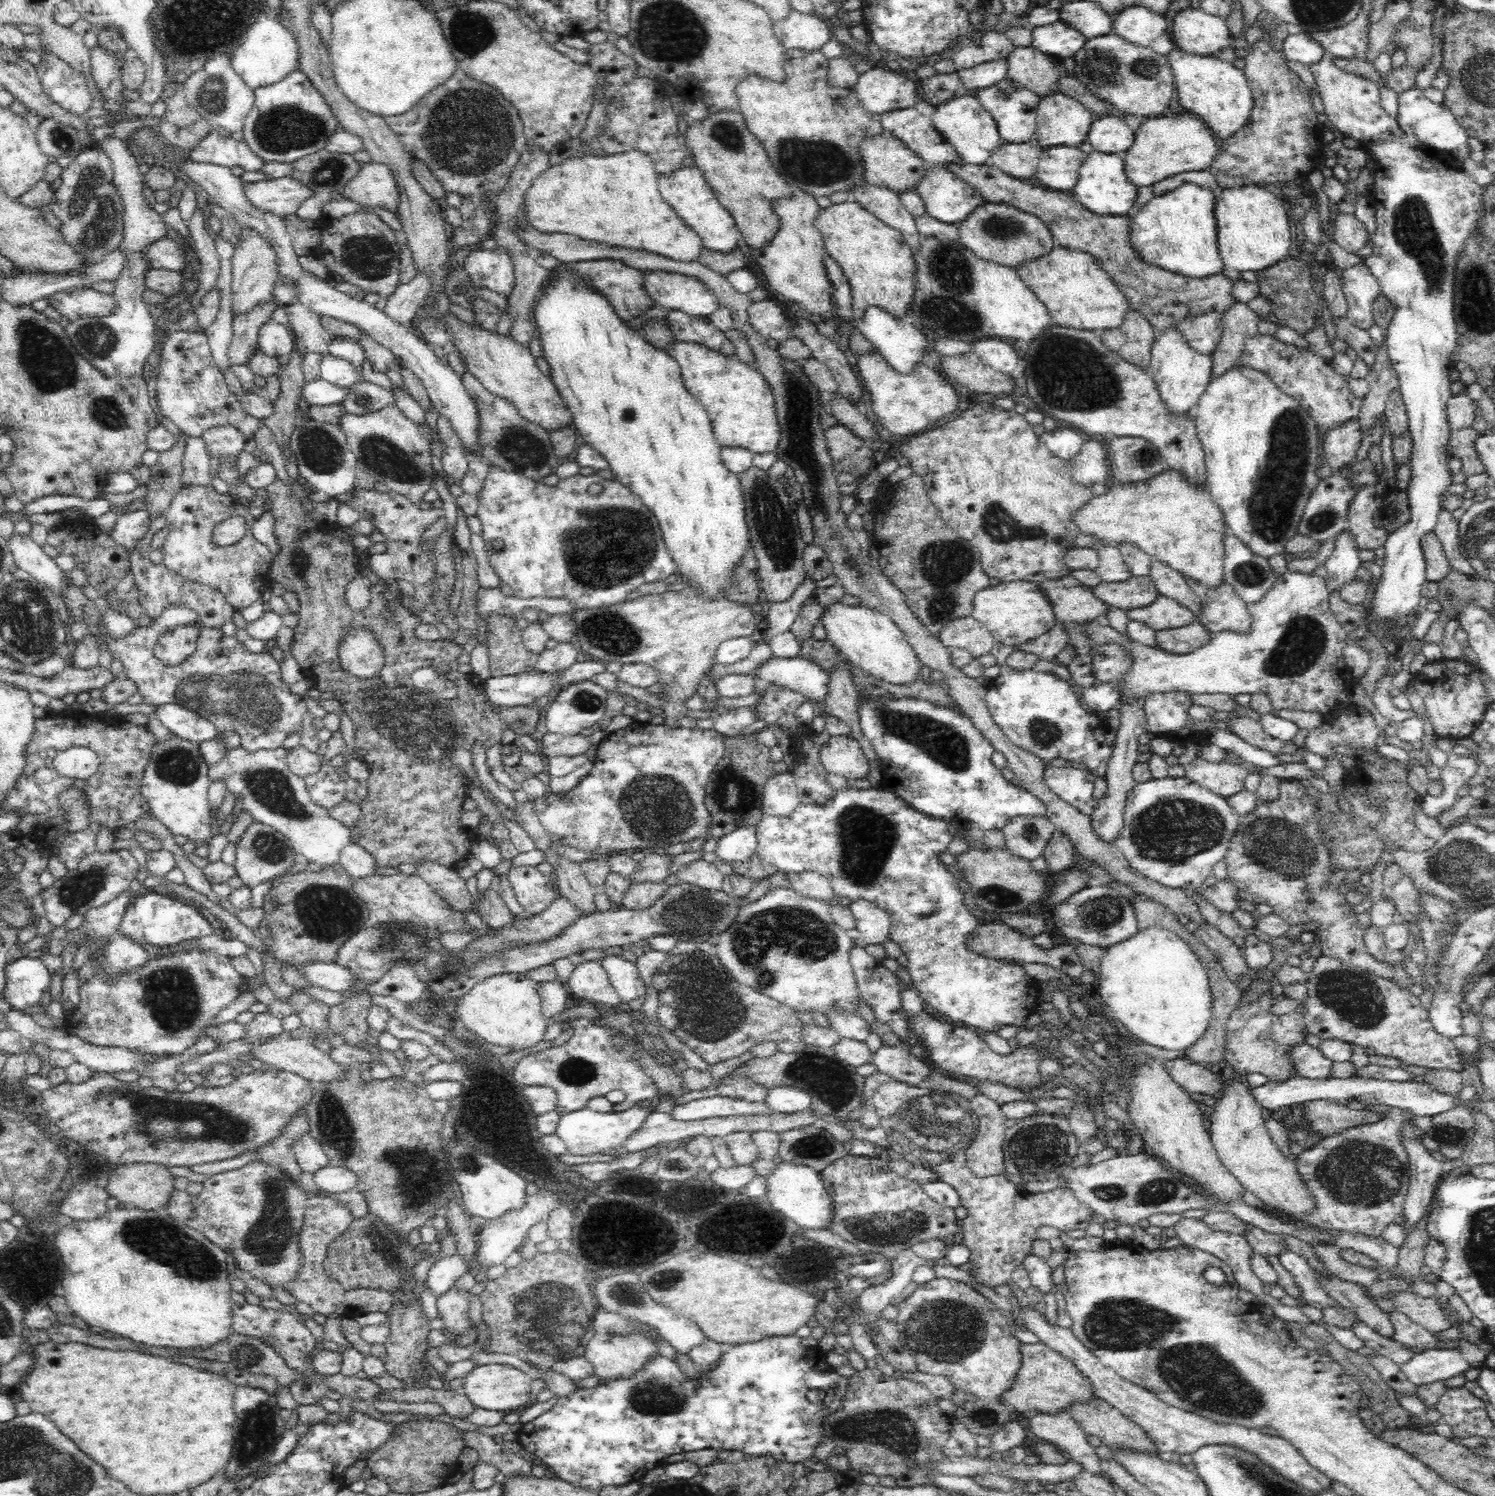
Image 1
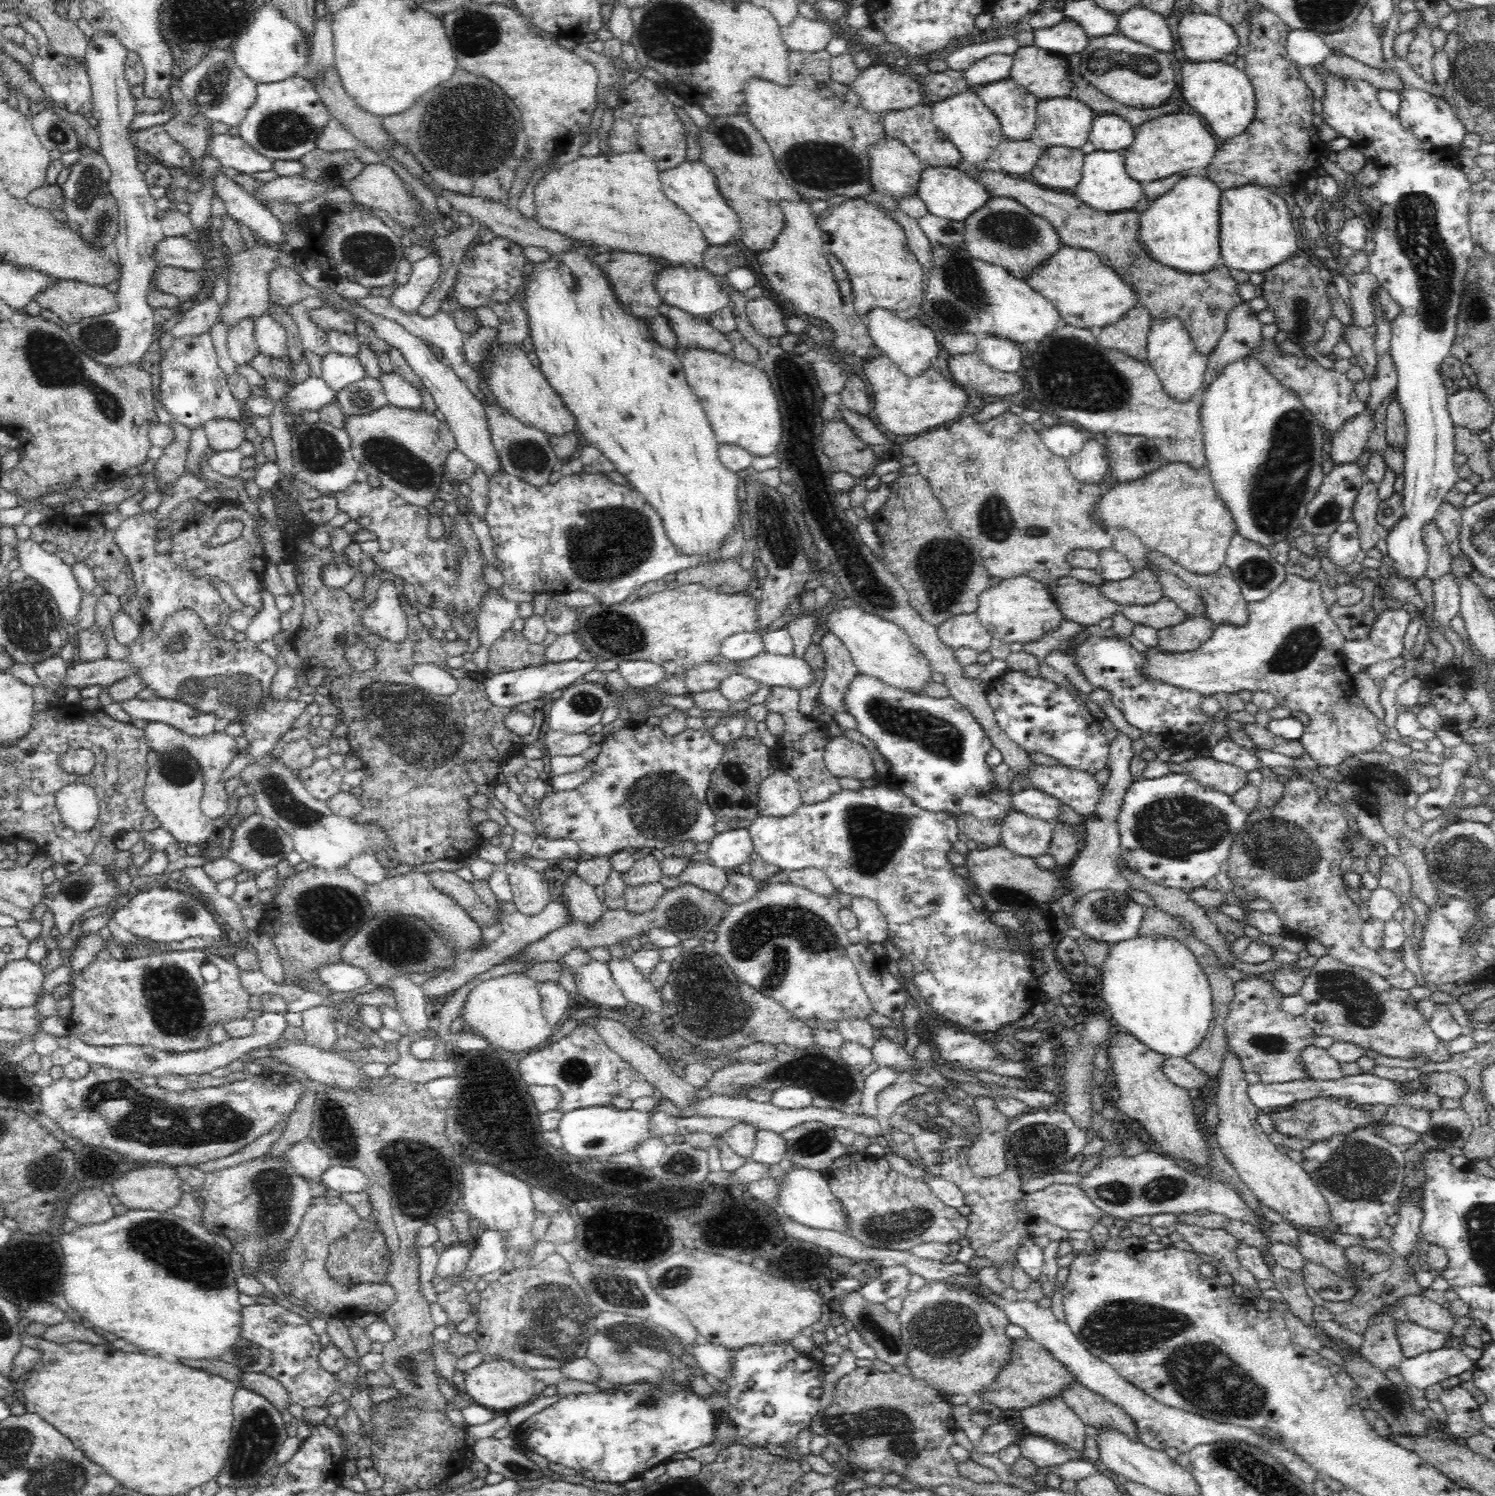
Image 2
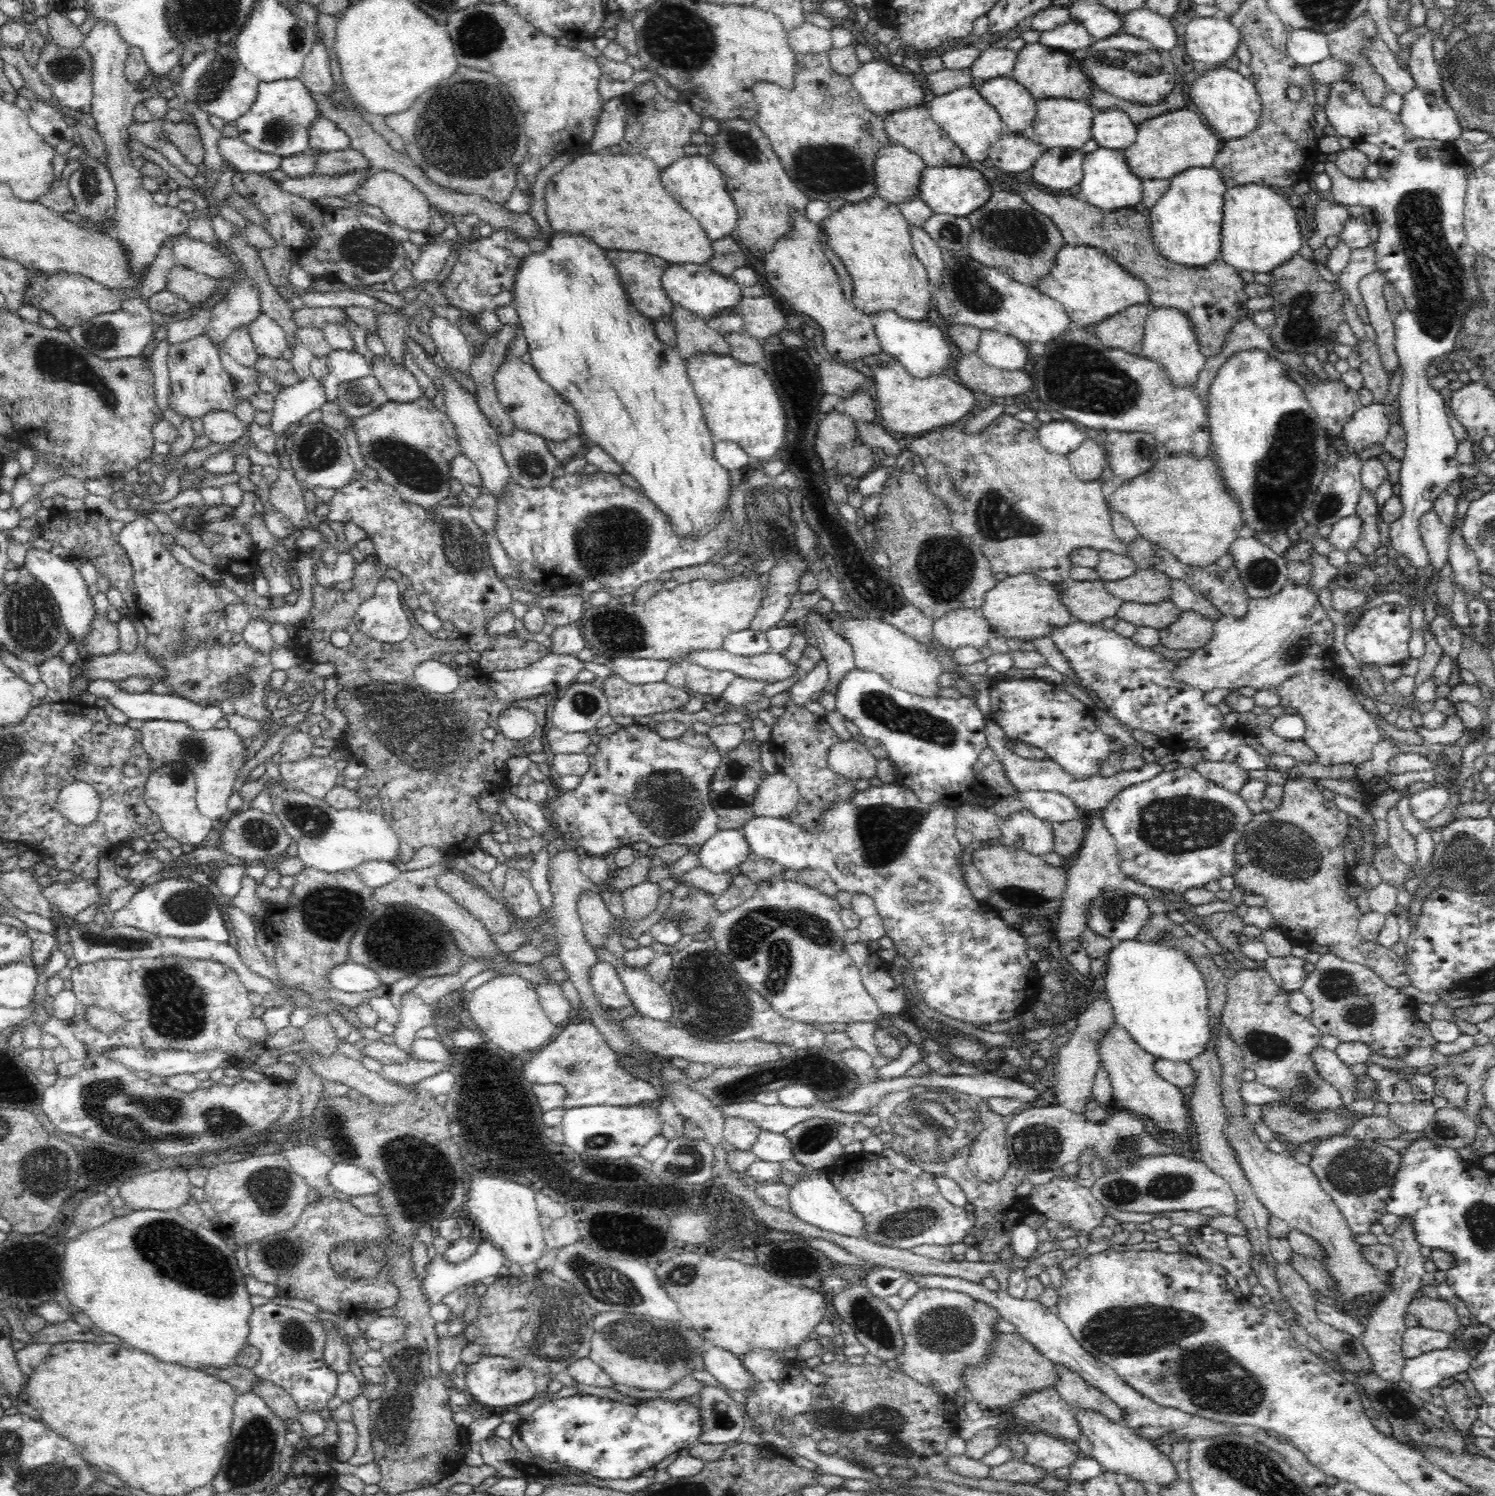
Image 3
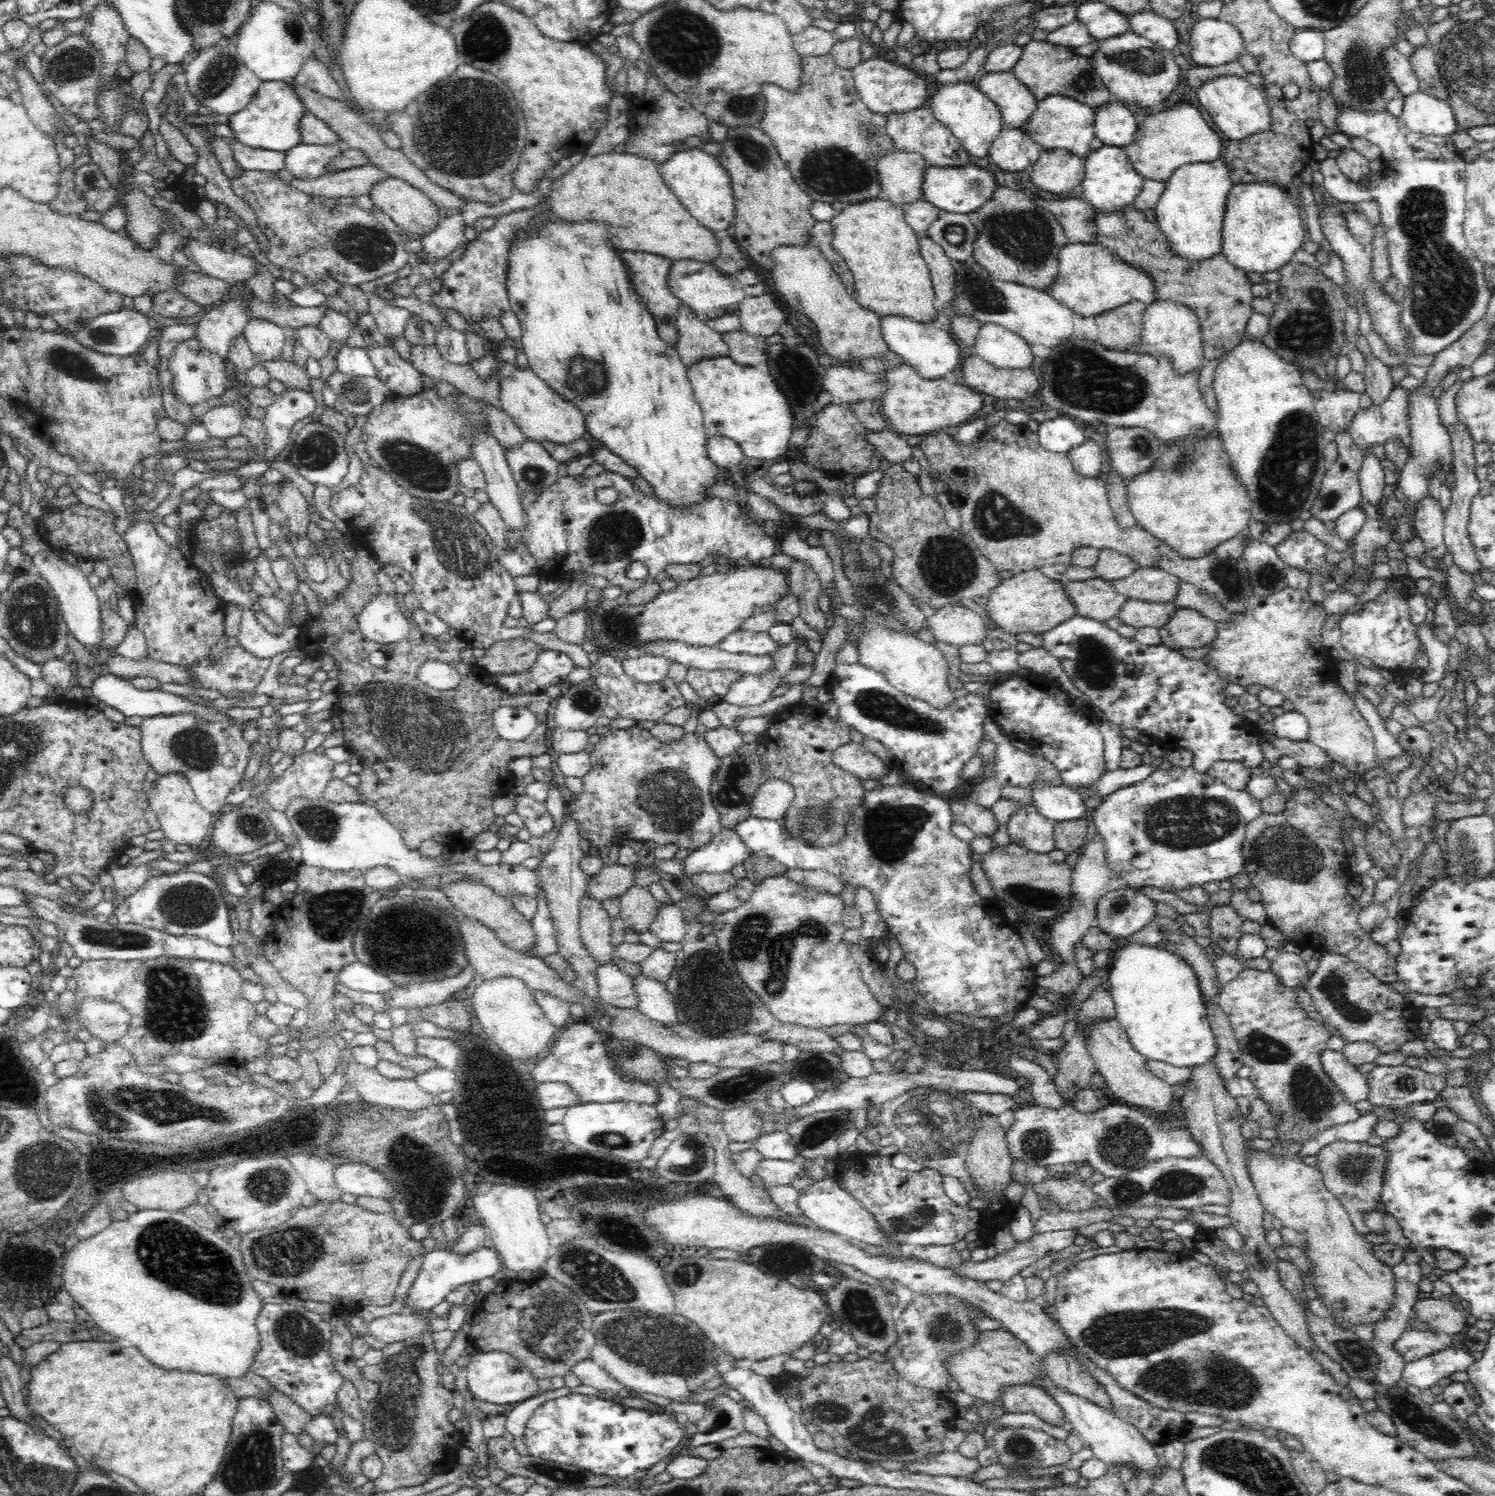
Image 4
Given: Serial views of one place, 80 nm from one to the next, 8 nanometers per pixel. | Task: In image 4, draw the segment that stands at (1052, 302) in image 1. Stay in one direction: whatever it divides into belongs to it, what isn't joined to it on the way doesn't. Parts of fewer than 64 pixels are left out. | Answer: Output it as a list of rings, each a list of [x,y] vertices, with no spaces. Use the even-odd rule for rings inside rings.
[[[1068,243],[1063,246],[1058,258],[1057,275],[1051,285],[1045,288],[1045,292],[1066,305],[1075,316],[1084,318],[1096,318],[1107,310],[1118,309],[1119,306],[1132,301],[1140,301],[1145,305],[1154,301],[1152,280],[1149,280],[1144,273],[1114,257],[1105,246],[1084,243]]]

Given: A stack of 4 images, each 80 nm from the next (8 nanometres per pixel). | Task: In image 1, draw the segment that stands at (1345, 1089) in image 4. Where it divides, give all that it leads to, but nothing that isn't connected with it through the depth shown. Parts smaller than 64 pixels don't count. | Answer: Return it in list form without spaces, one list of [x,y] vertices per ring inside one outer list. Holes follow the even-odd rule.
[[[1306,1042],[1288,1048],[1288,1058],[1292,1061],[1293,1072],[1307,1079],[1325,1079],[1330,1076],[1334,1061],[1326,1058],[1318,1047]]]

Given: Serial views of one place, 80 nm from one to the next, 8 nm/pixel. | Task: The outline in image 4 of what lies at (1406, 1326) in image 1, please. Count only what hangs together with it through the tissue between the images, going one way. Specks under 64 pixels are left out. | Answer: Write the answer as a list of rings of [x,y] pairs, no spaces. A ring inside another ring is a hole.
[[[1407,1328],[1395,1342],[1395,1350],[1405,1362],[1414,1362],[1454,1346],[1459,1340],[1448,1333]]]

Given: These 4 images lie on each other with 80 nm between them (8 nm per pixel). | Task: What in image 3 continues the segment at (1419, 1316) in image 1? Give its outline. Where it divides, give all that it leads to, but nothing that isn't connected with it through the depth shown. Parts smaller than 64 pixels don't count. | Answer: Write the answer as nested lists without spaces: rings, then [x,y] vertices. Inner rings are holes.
[[[1421,1295],[1408,1306],[1407,1312],[1415,1316],[1422,1327],[1432,1330],[1458,1335],[1462,1328],[1458,1313],[1440,1298],[1432,1300],[1428,1296]]]

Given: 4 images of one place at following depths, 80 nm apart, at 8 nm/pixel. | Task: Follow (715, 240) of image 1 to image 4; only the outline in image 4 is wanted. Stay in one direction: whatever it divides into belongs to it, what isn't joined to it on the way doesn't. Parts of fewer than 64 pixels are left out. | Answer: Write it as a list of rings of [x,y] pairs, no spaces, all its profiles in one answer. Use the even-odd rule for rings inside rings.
[[[701,147],[686,148],[676,152],[664,164],[659,165],[661,175],[666,180],[665,185],[678,196],[680,203],[689,210],[693,218],[698,218],[700,224],[723,235],[731,232],[735,221],[735,199],[728,171],[722,167],[716,156],[710,155]]]

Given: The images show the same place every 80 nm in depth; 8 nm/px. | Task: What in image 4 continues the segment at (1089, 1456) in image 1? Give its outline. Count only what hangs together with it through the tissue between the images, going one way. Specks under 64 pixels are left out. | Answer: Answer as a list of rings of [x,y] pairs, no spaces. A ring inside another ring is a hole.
[[[1038,1385],[1006,1388],[1002,1394],[1002,1404],[1007,1412],[1032,1412],[1049,1424],[1069,1429],[1063,1408],[1047,1393],[1047,1390]]]

